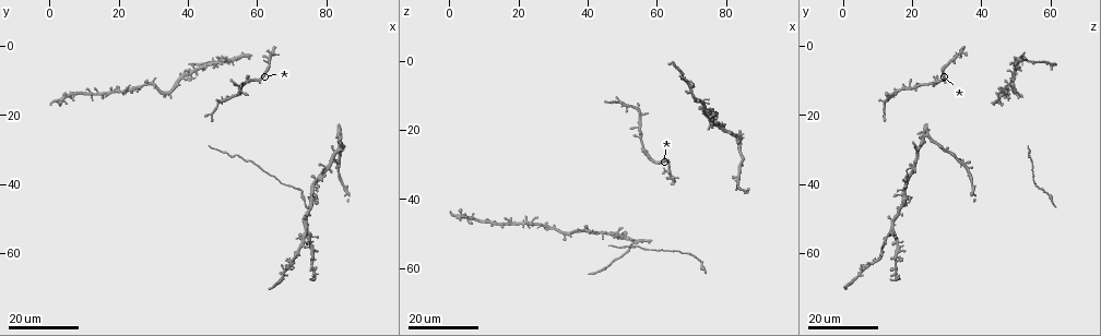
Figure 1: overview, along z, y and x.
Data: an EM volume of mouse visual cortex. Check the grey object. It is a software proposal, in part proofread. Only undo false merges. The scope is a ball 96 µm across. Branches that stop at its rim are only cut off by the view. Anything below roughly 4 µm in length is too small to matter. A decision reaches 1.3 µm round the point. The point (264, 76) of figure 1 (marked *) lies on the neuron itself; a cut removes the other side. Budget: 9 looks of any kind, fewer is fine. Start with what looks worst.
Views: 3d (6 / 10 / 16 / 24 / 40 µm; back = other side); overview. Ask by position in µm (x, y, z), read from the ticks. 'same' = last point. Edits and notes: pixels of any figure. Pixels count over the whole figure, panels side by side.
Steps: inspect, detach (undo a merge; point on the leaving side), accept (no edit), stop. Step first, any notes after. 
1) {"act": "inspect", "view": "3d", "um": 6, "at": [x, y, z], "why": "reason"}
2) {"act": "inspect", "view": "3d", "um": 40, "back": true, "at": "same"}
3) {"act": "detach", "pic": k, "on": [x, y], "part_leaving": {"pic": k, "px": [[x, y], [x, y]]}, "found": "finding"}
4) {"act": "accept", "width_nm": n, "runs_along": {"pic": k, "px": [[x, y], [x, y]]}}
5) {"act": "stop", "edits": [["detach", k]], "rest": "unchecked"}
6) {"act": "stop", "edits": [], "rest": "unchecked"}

{"act": "inspect", "view": "3d", "um": 24, "at": [74.0, 54.0, 14.5], "why": "looks like a crossing"}

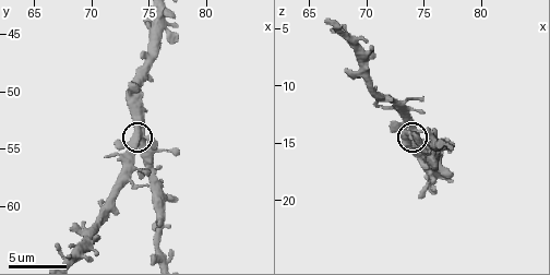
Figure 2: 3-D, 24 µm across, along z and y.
{"act": "inspect", "view": "3d", "um": 10, "at": [74.8, 53.8, 14.0]}

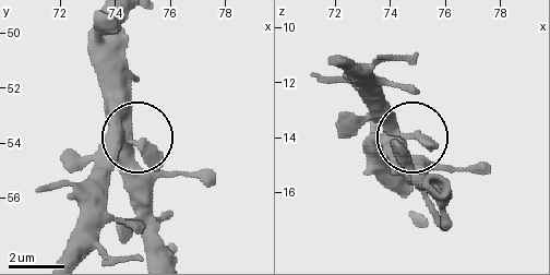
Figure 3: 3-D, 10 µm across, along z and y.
{"act": "accept", "width_nm": 380, "found": "all the same neuron"}

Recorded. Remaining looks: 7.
{"act": "inspect", "view": "3d", "um": 24, "at": [69.5, 40.5, 56.0]}

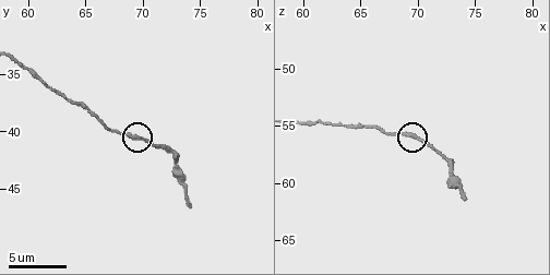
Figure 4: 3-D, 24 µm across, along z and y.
{"act": "inspect", "view": "3d", "um": 10, "at": [69.4, 40.4, 55.8]}

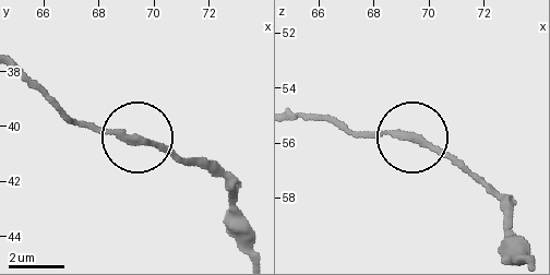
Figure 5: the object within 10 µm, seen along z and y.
{"act": "accept", "width_nm": 250, "found": "all the same neuron"}

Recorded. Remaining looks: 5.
{"act": "inspect", "view": "3d", "um": 24, "at": [51.0, 32.0, 54.0], "why": "thin neck"}

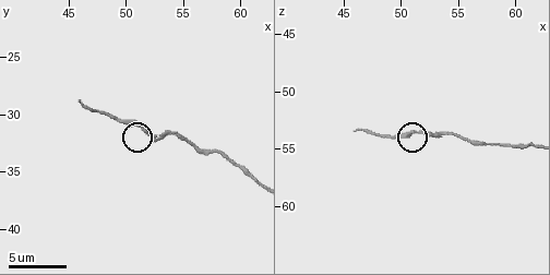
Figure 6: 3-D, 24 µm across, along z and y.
{"act": "inspect", "view": "3d", "um": 10, "at": [51.6, 31.6, 53.6]}

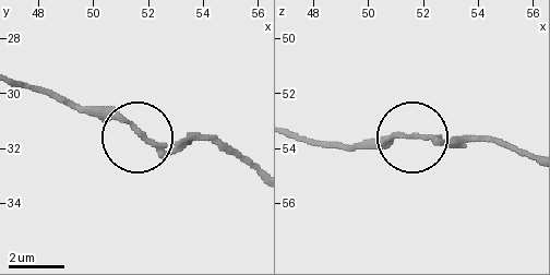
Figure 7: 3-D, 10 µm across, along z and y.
{"act": "accept", "runs_along": {"pic": 7, "px": [[531, 159], [482, 138], [369, 138], [350, 145]]}, "found": "one neuron here"}

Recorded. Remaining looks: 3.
{"act": "inspect", "view": "3d", "um": 16, "at": [63.2, 37.2, 54.8], "why": "calibre changes"}

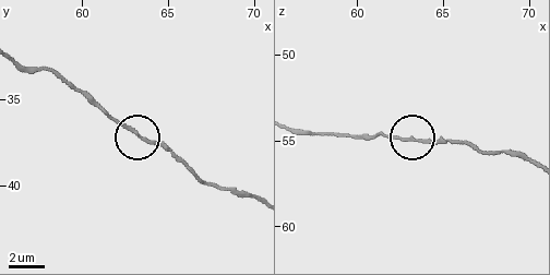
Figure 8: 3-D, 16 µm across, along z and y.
{"act": "accept", "found": "continuous, no second neuron"}

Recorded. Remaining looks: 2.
{"act": "stop", "edits": [], "rest": "unchecked"}

